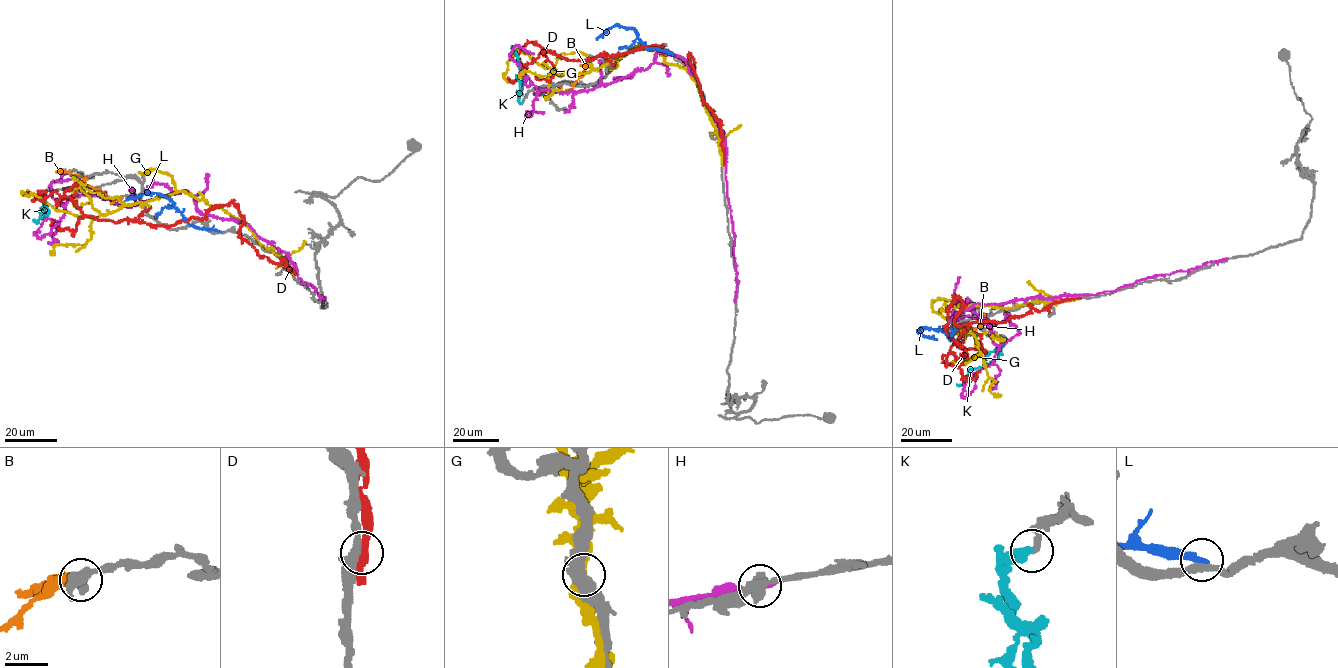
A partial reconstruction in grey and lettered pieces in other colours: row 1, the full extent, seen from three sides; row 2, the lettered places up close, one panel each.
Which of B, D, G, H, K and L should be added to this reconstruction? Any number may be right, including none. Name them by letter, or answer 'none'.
K

